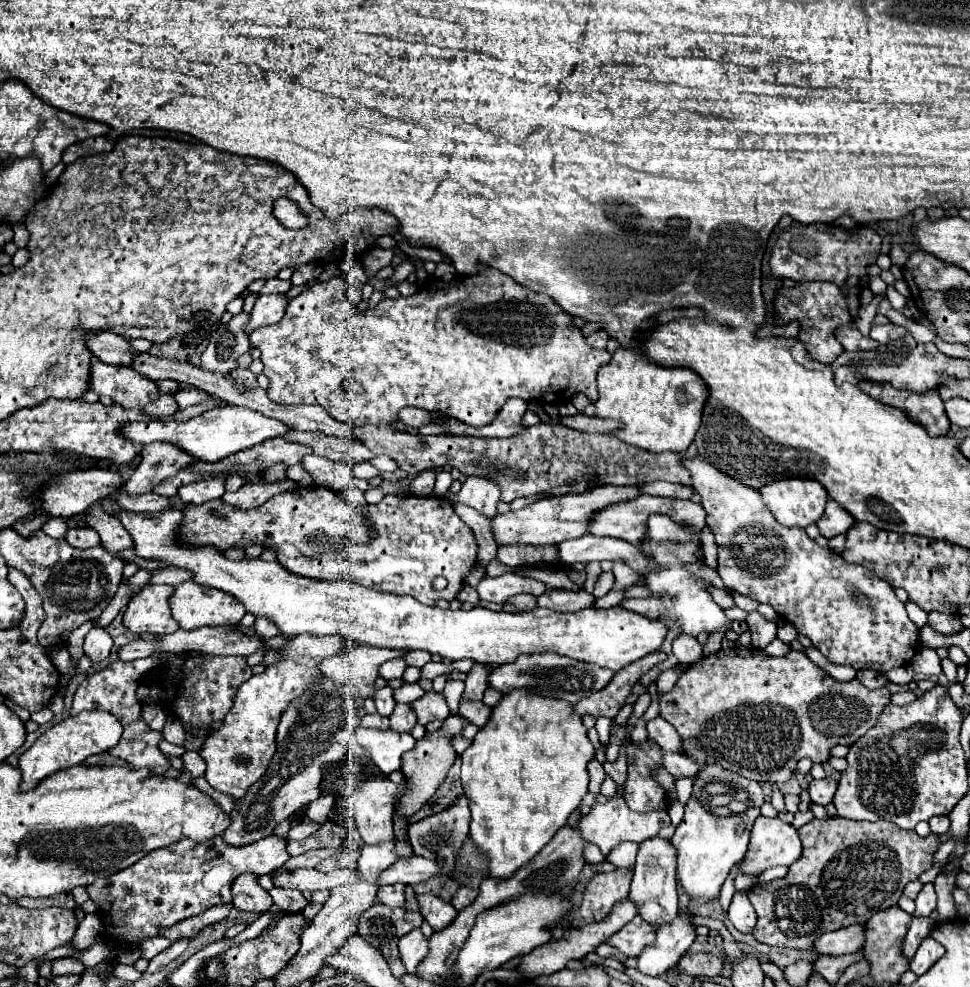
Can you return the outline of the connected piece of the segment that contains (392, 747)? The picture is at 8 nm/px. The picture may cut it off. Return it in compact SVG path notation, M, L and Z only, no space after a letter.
M355 729L357 743L371 755L373 763L385 773L393 773L401 769L403 755L415 749L415 739L409 733L395 731L377 731L377 729Z

